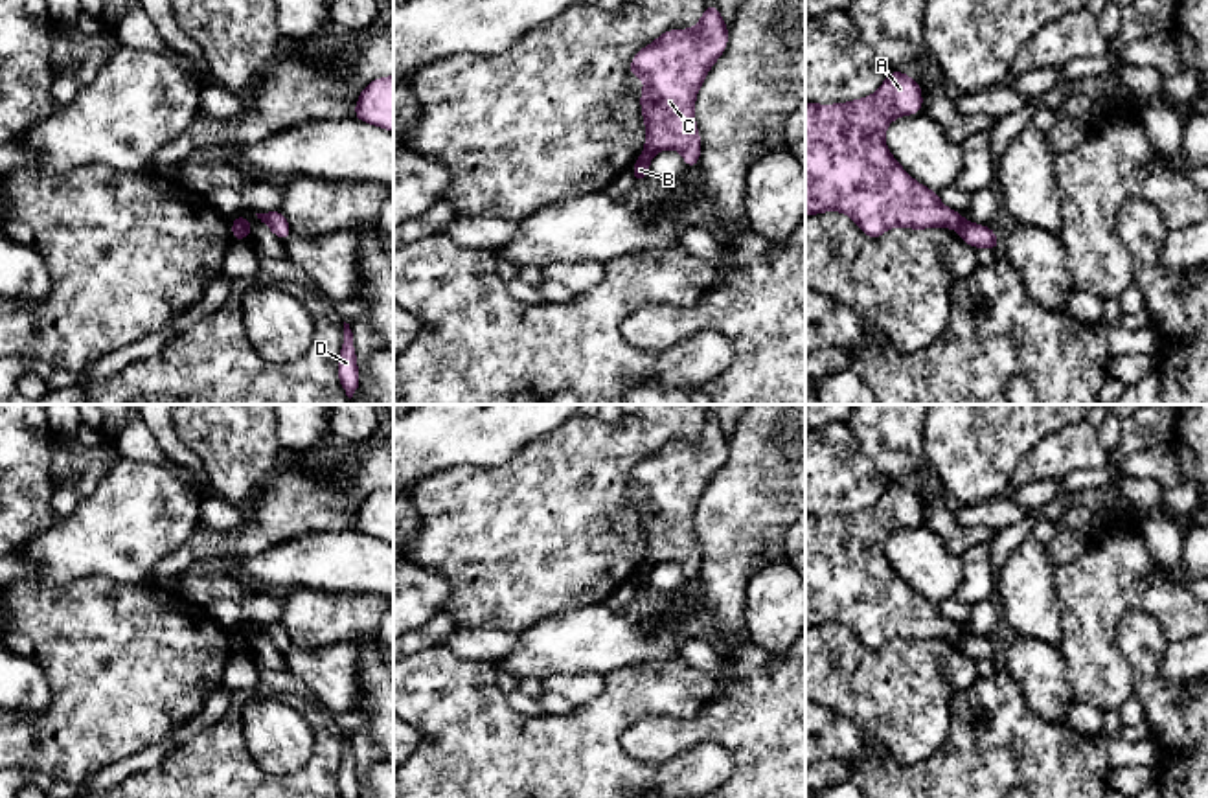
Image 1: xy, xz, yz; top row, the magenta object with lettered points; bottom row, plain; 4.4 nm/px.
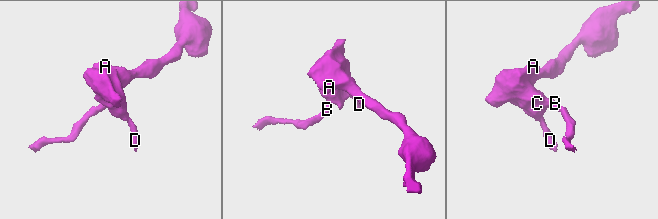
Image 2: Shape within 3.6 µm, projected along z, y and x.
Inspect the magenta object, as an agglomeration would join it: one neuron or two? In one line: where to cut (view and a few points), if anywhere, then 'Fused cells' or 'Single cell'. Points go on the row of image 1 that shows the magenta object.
Split along xy (234, 221), (249, 236). Fused cells

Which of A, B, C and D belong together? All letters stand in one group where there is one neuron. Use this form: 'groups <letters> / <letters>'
groups A C D / B

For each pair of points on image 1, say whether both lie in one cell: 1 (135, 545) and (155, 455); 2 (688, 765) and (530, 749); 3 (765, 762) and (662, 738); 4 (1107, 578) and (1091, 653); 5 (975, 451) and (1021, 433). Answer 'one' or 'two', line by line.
1: two
2: one
3: one
4: one
5: one

